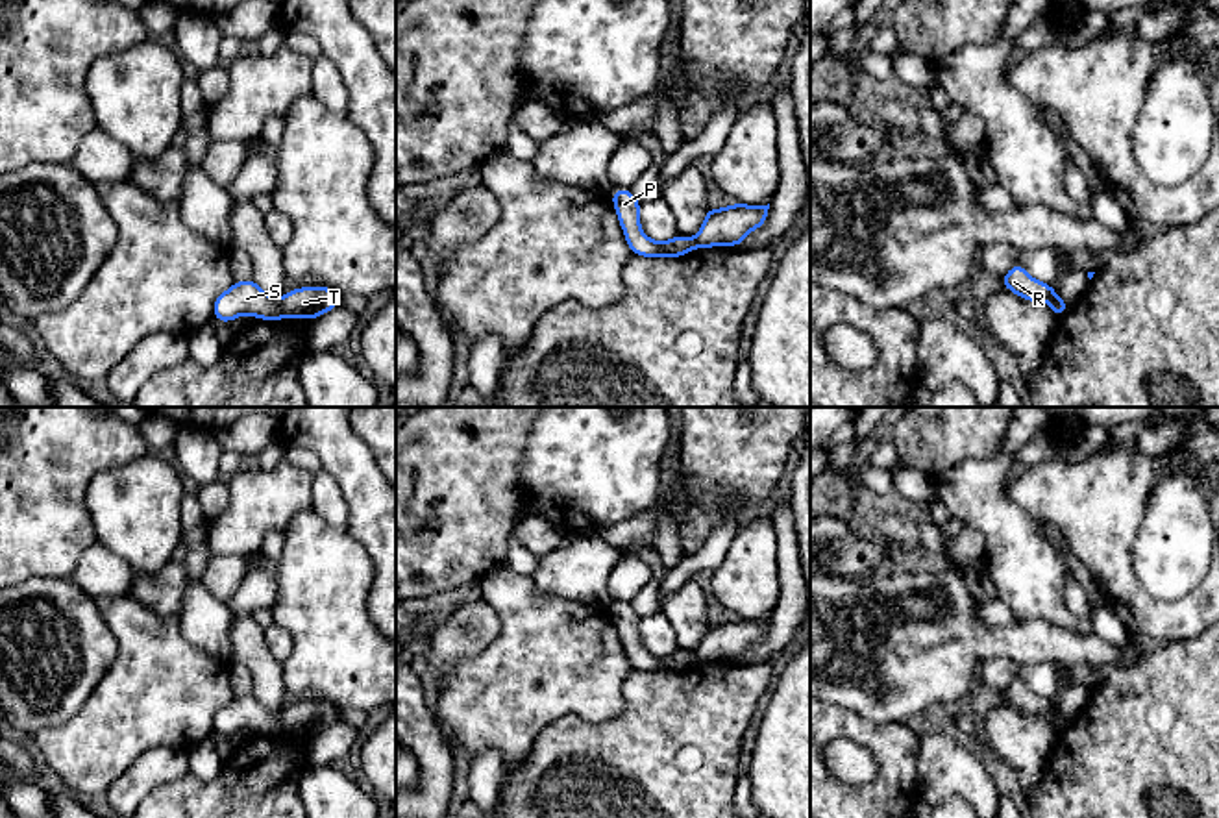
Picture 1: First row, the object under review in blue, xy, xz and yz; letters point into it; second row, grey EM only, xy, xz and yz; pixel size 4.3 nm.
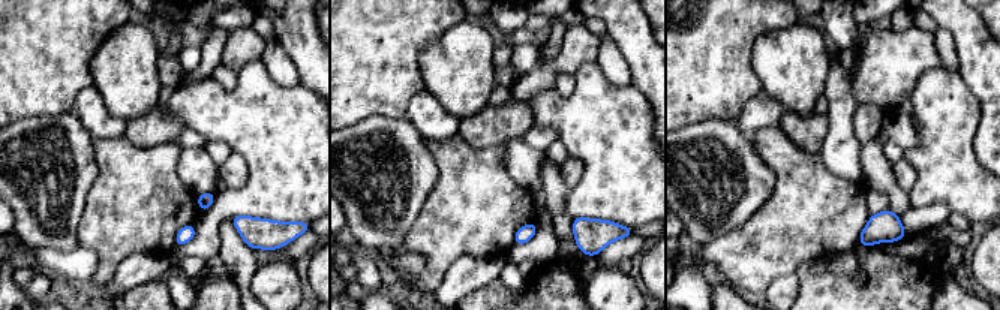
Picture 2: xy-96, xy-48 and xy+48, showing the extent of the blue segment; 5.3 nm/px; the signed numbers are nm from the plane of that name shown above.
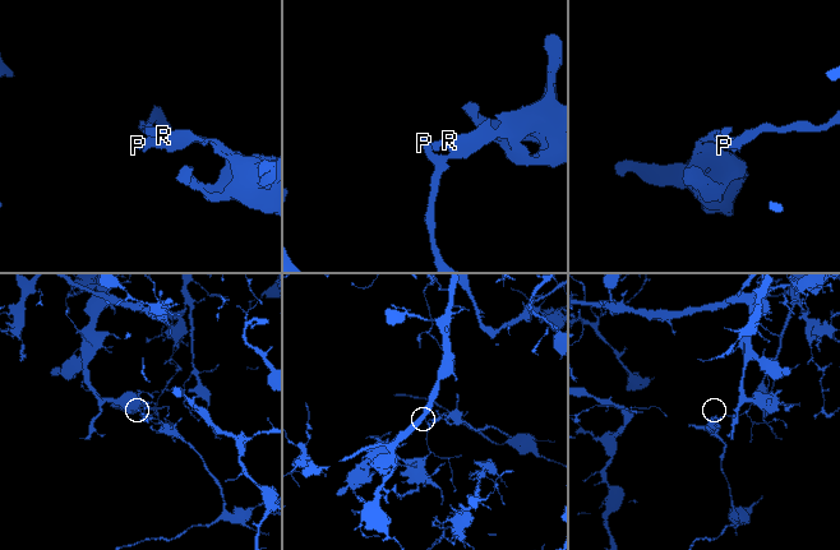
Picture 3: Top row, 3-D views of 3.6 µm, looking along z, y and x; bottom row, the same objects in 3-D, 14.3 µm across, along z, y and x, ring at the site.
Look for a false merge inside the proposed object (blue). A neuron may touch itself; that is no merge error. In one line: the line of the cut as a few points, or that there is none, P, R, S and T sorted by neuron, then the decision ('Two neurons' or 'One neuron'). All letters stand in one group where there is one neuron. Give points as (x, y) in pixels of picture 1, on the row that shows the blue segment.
Split along xy (278, 300), (283, 315). Groups: P S / R T. Two neurons

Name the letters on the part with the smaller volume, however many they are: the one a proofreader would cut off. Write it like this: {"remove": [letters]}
{"remove": ["R", "T"]}

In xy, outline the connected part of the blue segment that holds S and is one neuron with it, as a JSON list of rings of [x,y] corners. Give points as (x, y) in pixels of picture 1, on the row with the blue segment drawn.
[[[253,279],[235,281],[213,305],[215,318],[231,322],[239,315],[253,315],[261,320],[279,320],[283,316],[279,300],[274,300]]]

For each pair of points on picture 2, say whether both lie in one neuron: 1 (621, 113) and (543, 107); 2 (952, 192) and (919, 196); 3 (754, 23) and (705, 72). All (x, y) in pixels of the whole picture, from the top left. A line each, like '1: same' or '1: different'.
1: same
2: same
3: same

